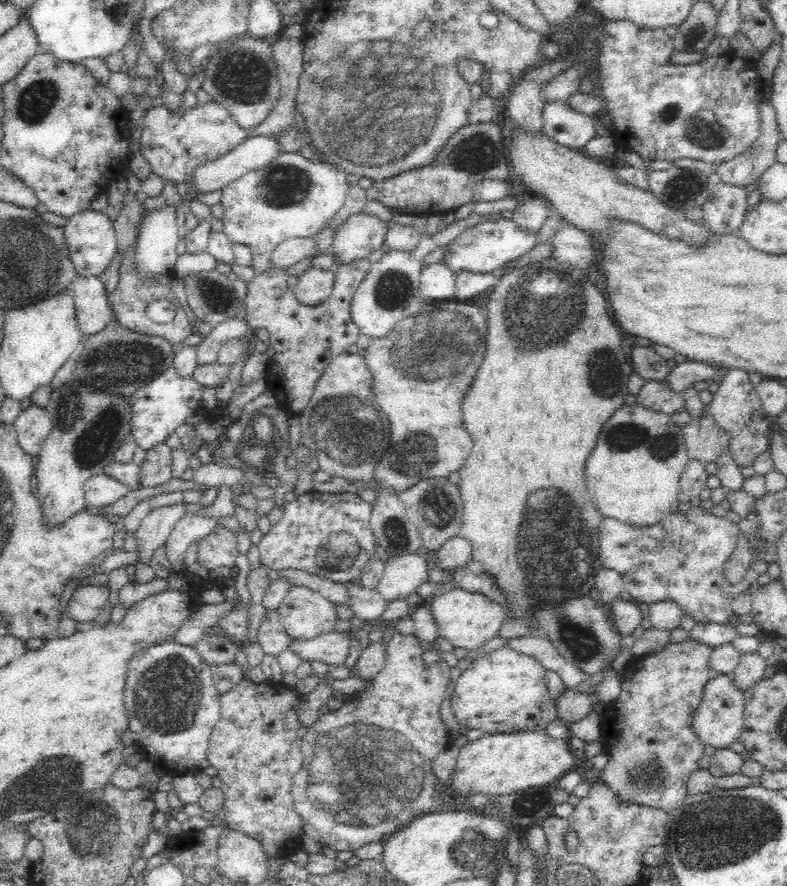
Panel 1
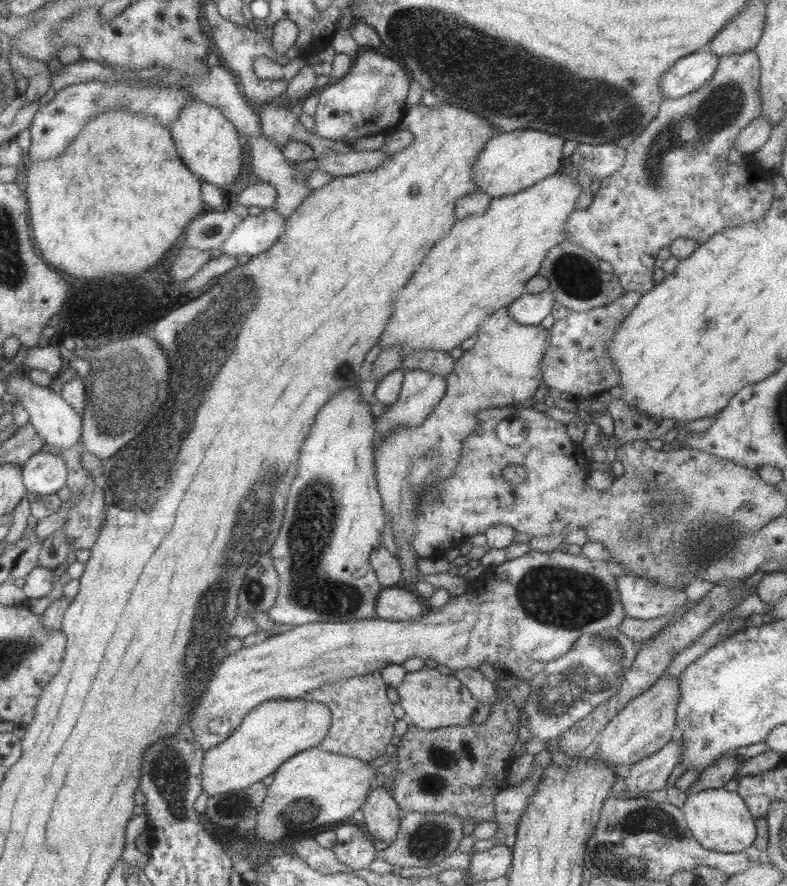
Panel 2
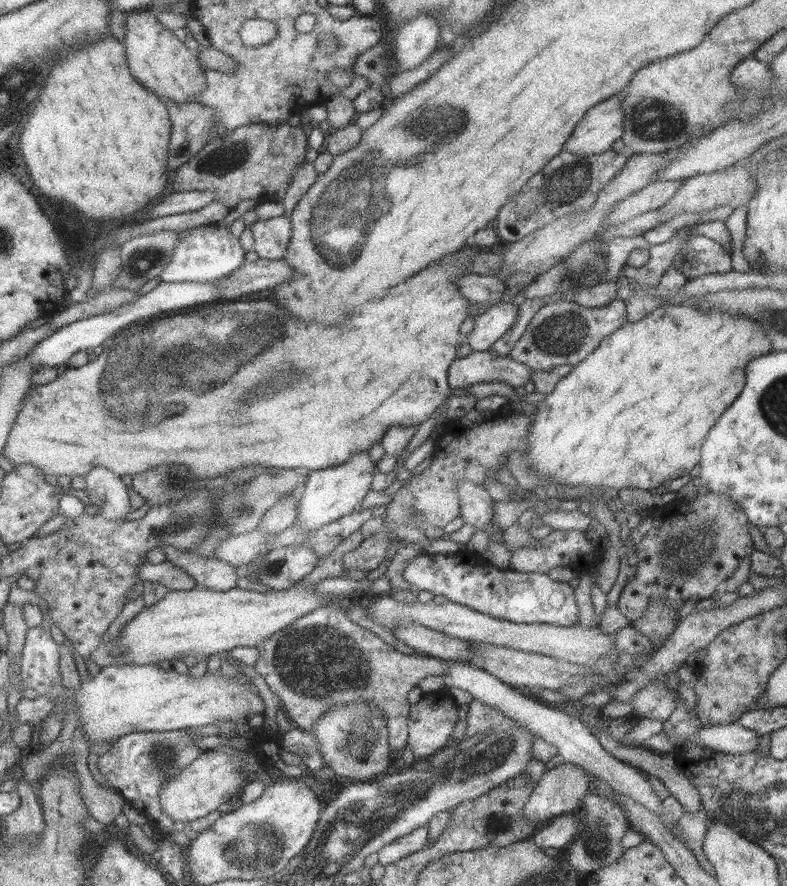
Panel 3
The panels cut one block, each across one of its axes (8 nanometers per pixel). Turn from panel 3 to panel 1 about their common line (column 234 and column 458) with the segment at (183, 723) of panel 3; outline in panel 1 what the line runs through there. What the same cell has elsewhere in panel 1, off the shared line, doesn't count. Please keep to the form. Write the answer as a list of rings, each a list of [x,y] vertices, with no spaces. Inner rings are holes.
[[[507,645],[478,655],[454,684],[450,697],[456,719],[468,729],[478,728],[485,733],[514,732],[524,728],[544,730],[551,720],[557,718],[555,699],[548,691],[544,674],[545,668],[534,657],[512,650]]]

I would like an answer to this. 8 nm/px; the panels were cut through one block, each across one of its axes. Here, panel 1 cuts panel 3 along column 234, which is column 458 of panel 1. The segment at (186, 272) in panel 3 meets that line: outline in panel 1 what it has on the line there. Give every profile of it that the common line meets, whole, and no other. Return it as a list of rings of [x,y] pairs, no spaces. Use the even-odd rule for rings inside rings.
[[[508,214],[486,217],[484,221],[468,228],[450,243],[443,261],[453,271],[466,269],[478,273],[493,272],[506,262],[526,254],[538,244],[538,232],[529,232],[521,228],[509,218]]]

